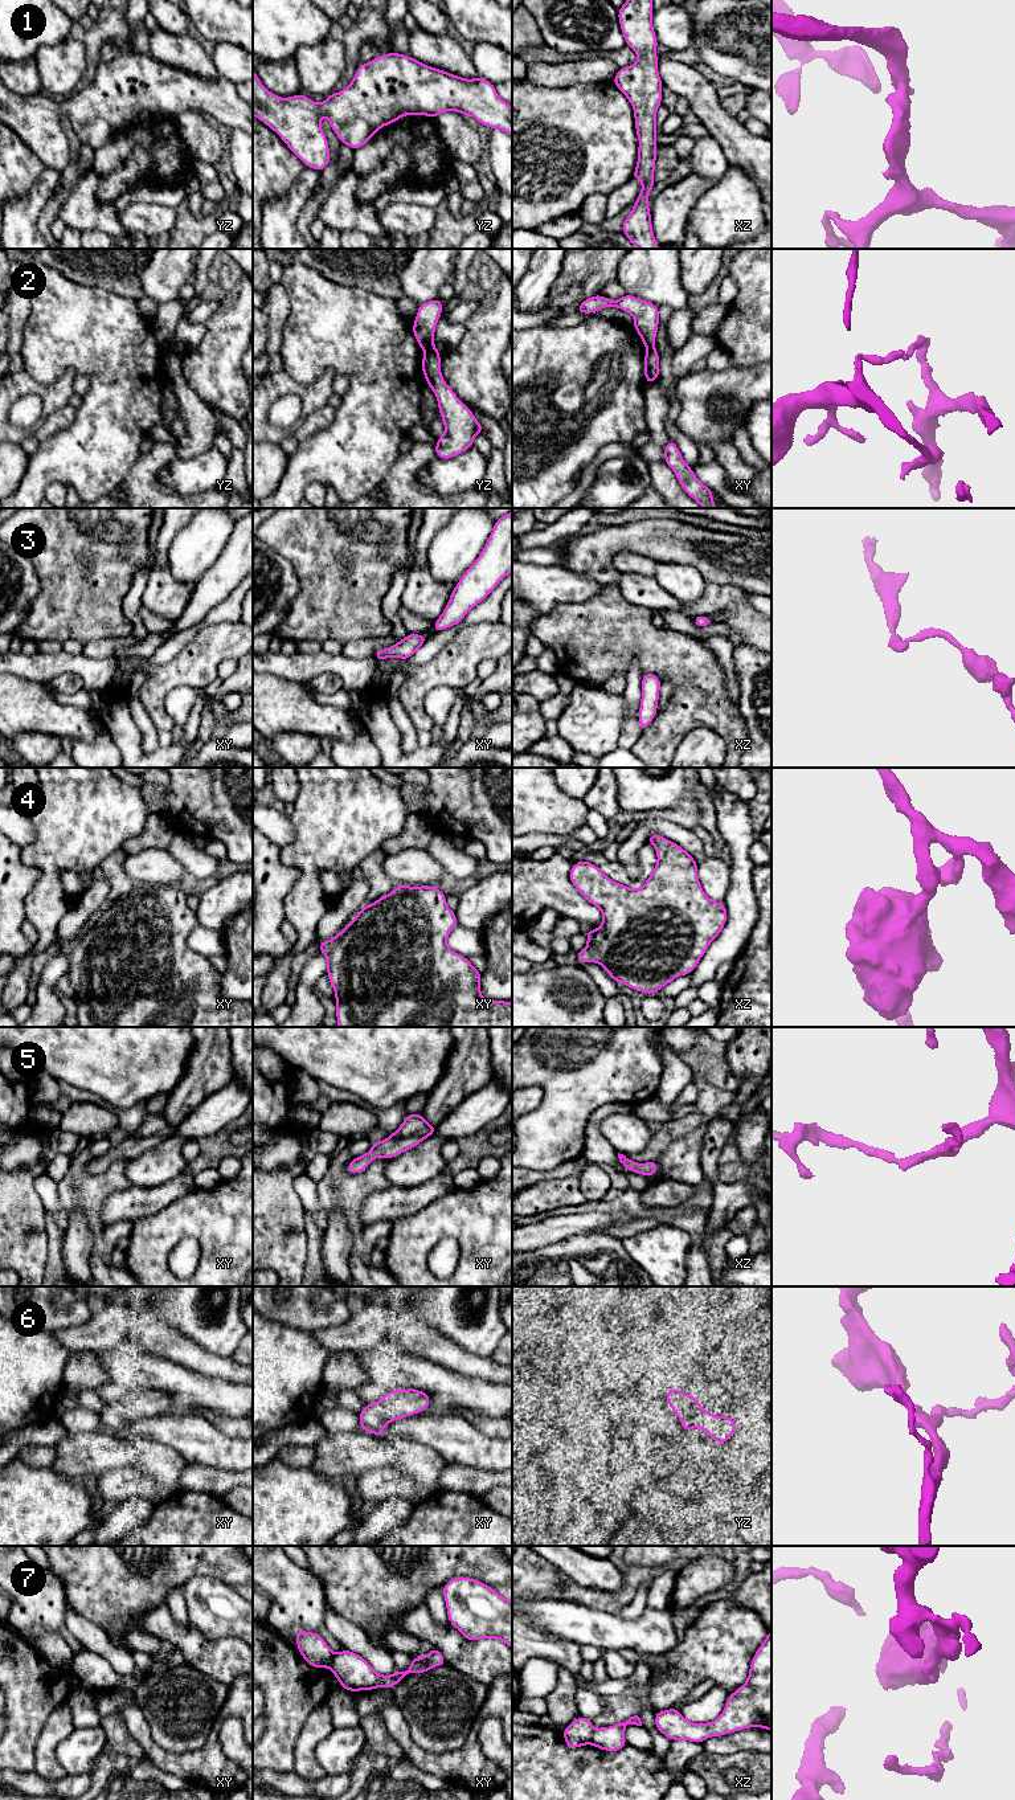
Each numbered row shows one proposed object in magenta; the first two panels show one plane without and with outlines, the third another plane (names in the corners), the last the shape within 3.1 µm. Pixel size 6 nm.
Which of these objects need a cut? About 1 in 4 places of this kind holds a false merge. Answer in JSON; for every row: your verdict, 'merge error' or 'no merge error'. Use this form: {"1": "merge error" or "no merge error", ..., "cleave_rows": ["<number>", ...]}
{"1": "no merge error", "2": "merge error", "3": "no merge error", "4": "no merge error", "5": "no merge error", "6": "no merge error", "7": "merge error", "cleave_rows": ["2", "7"]}

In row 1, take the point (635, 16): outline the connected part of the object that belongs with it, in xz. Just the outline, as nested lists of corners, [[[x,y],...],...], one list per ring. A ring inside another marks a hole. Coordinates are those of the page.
[[[626,0],[618,9],[621,32],[637,54],[638,61],[619,68],[613,83],[626,95],[634,110],[638,135],[638,161],[631,179],[642,181],[642,191],[631,213],[622,224],[622,232],[638,249],[659,249],[652,232],[647,199],[656,183],[656,111],[662,105],[663,83],[658,71],[656,46],[659,45],[652,26],[652,0]]]

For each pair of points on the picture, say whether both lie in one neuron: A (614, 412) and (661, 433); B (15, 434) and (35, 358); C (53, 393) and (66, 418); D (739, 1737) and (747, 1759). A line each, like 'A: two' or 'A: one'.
A: two
B: two
C: two
D: two

